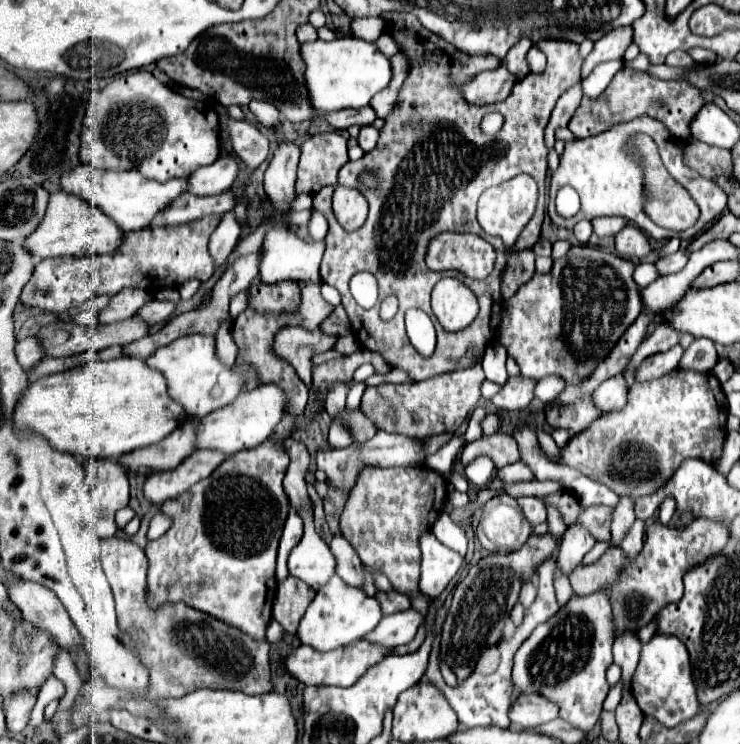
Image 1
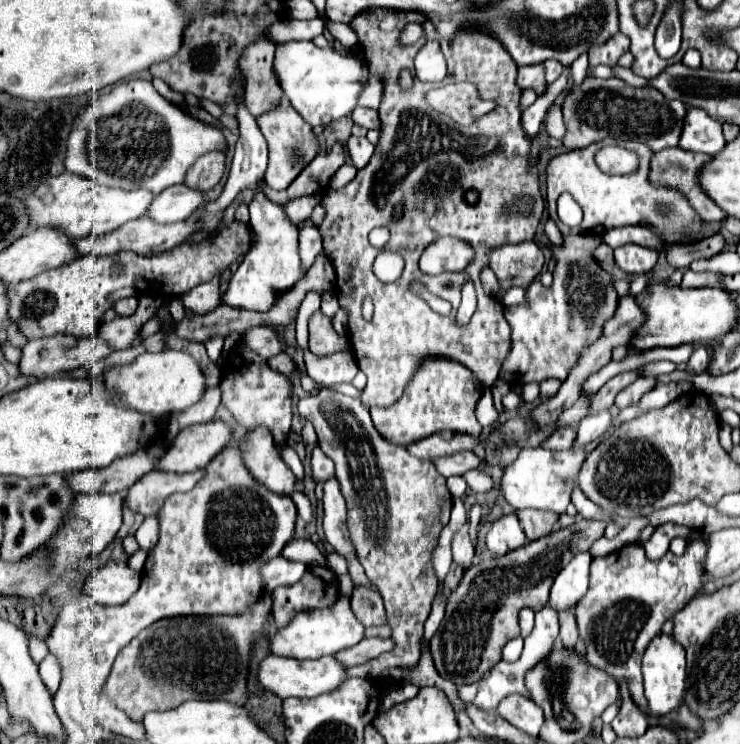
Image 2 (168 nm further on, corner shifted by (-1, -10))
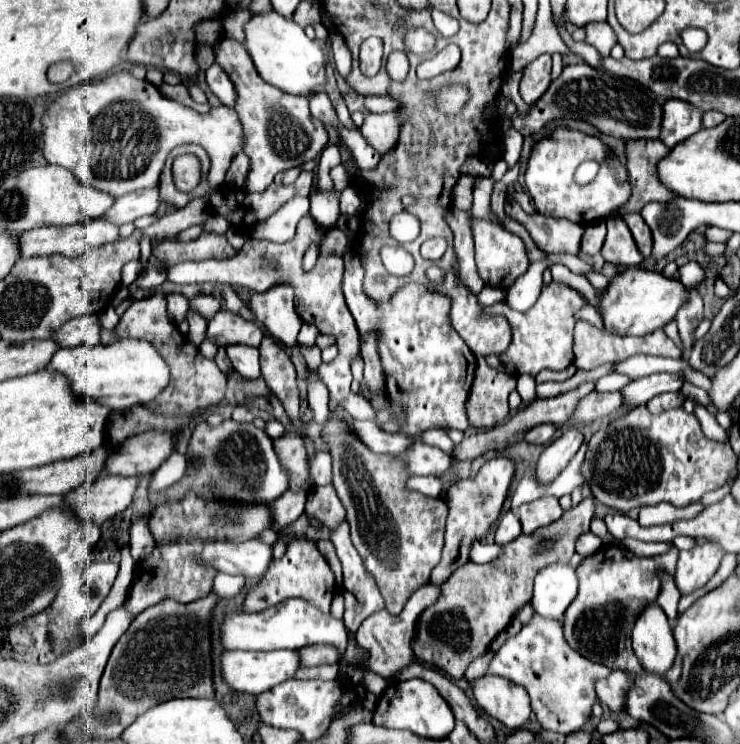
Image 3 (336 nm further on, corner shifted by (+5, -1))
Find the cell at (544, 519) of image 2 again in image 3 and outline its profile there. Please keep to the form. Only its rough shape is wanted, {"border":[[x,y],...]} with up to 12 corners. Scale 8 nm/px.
{"border":[[540,497],[520,507],[526,535],[558,520],[563,509],[556,497]]}

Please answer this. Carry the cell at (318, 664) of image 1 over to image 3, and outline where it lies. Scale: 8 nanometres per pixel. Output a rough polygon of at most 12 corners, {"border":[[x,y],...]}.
{"border":[[224,651],[220,673],[260,695],[294,677],[296,651]]}

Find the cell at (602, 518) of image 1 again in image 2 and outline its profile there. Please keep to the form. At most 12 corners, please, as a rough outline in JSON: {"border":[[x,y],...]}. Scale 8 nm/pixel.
{"border":[[604,520],[470,566],[430,642],[438,674],[478,682],[544,608]]}

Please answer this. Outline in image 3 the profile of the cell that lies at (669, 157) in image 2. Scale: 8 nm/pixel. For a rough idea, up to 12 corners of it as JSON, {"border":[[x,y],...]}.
{"border":[[658,139],[626,141],[632,195],[610,217],[638,213],[648,201],[676,197],[660,183]]}

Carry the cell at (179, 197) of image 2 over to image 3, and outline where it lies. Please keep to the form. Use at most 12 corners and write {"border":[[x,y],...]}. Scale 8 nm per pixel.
{"border":[[158,187],[118,197],[102,215],[112,225],[154,215]]}

